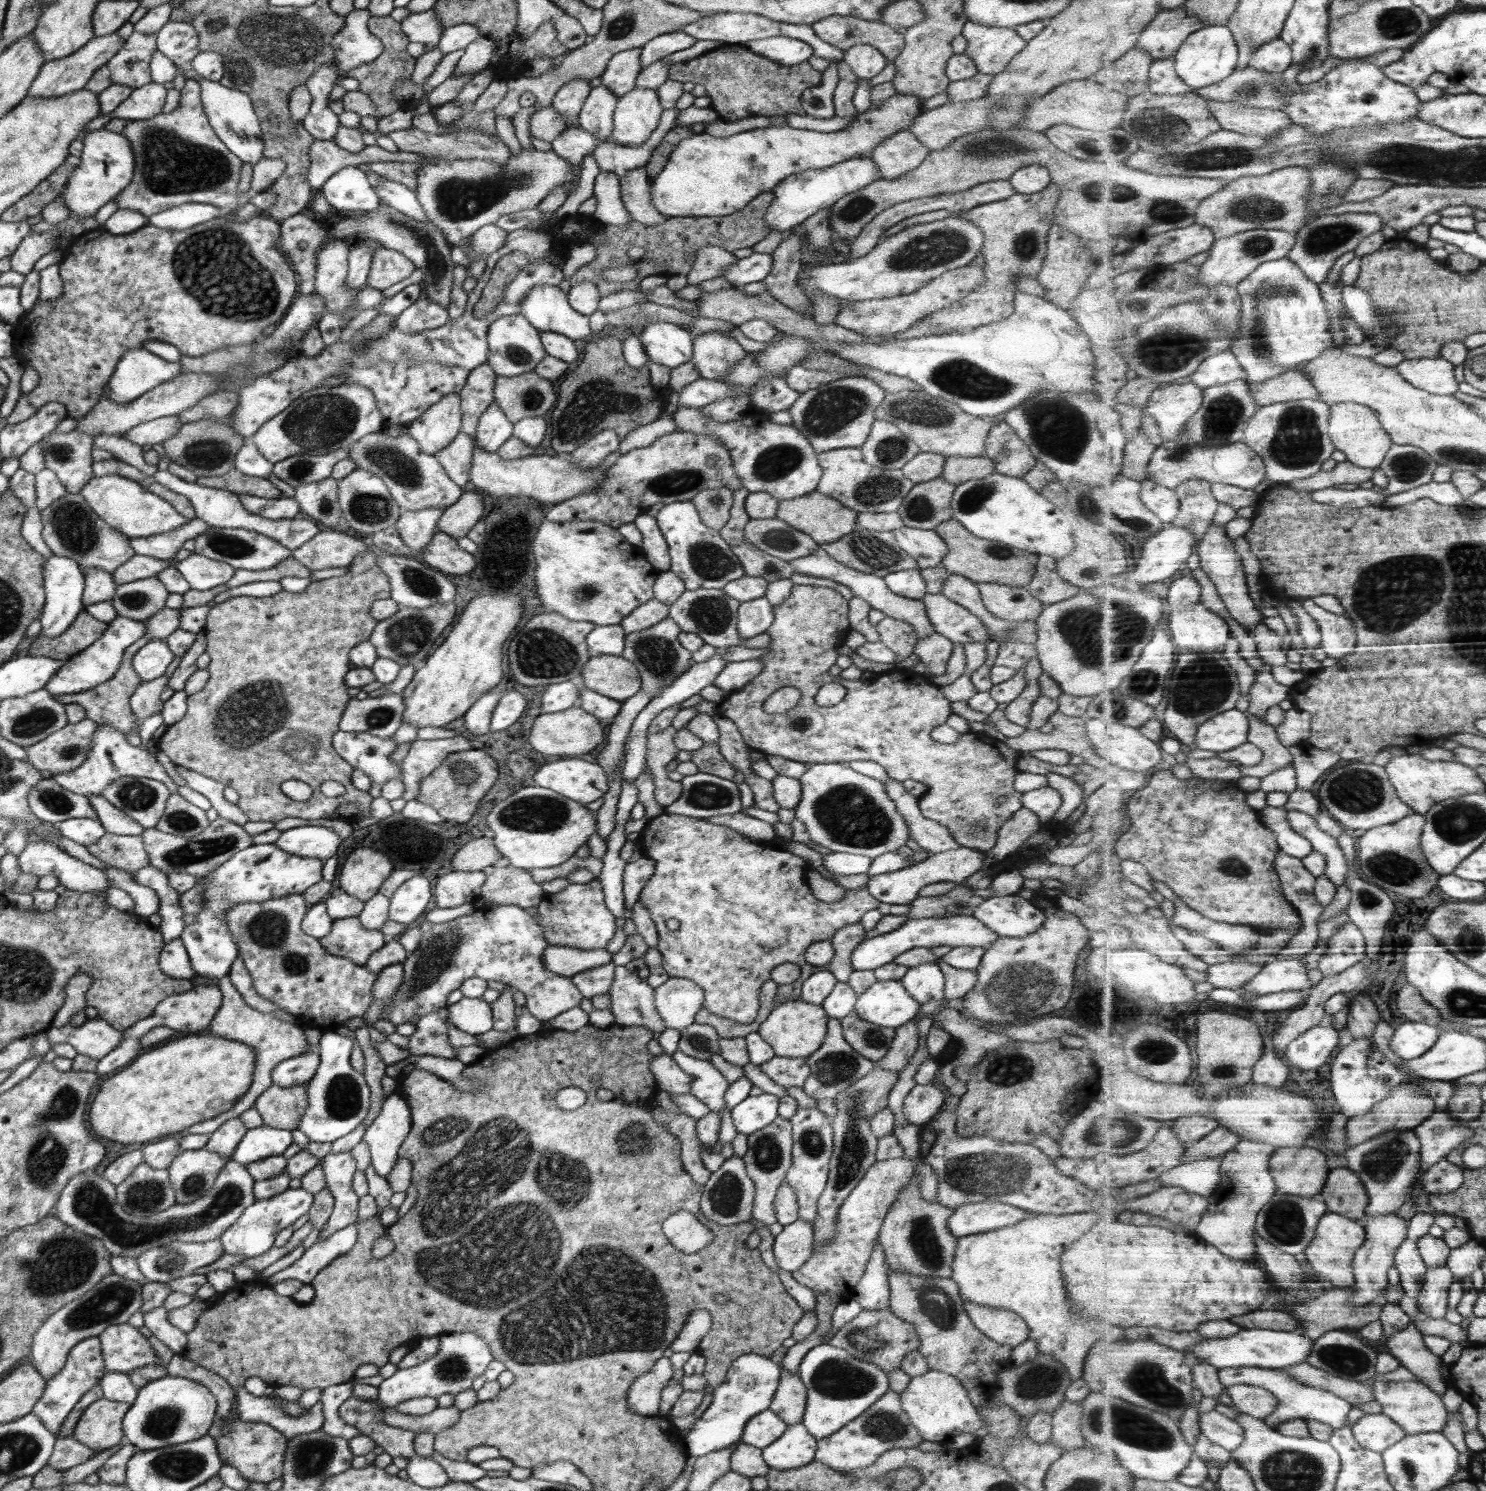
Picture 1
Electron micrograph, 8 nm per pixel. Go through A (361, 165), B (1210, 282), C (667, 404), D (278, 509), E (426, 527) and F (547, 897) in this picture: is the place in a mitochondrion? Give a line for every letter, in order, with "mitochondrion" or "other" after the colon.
A: other
B: other
C: other
D: other
E: other
F: other

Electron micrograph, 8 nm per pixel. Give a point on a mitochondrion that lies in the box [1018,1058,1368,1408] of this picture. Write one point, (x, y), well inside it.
(1284, 1221)

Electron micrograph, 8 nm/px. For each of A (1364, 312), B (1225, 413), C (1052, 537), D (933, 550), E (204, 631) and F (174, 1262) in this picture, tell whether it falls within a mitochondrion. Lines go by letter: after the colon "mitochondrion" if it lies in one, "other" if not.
A: other
B: mitochondrion
C: other
D: other
E: other
F: mitochondrion

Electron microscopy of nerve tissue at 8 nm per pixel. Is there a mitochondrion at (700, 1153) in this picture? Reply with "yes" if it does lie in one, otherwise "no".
no

